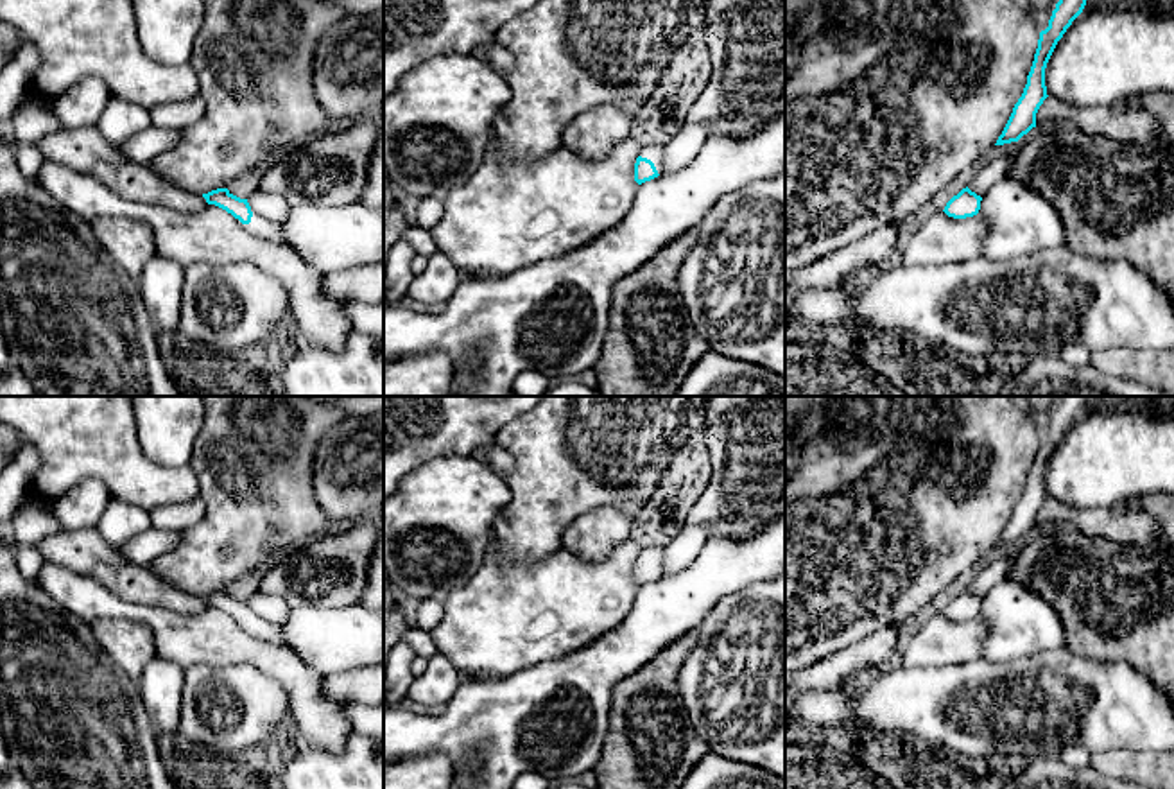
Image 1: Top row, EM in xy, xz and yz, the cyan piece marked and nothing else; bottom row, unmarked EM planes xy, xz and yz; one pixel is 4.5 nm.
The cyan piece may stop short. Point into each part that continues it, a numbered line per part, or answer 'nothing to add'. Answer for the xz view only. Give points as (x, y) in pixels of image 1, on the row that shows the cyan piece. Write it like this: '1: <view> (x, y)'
1: xz (655, 153)

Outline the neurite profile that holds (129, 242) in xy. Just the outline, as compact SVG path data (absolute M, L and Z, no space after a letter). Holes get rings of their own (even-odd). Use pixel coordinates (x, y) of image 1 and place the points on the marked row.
M100 217L91 230L104 249L138 282L143 265L156 256L156 244L149 226L125 217Z

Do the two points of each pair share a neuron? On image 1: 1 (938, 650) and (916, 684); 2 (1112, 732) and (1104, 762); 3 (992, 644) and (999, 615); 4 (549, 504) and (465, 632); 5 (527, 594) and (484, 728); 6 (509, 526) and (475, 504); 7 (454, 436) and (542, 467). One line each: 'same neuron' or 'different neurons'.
1: different neurons
2: different neurons
3: same neuron
4: different neurons
5: different neurons
6: different neurons
7: different neurons

